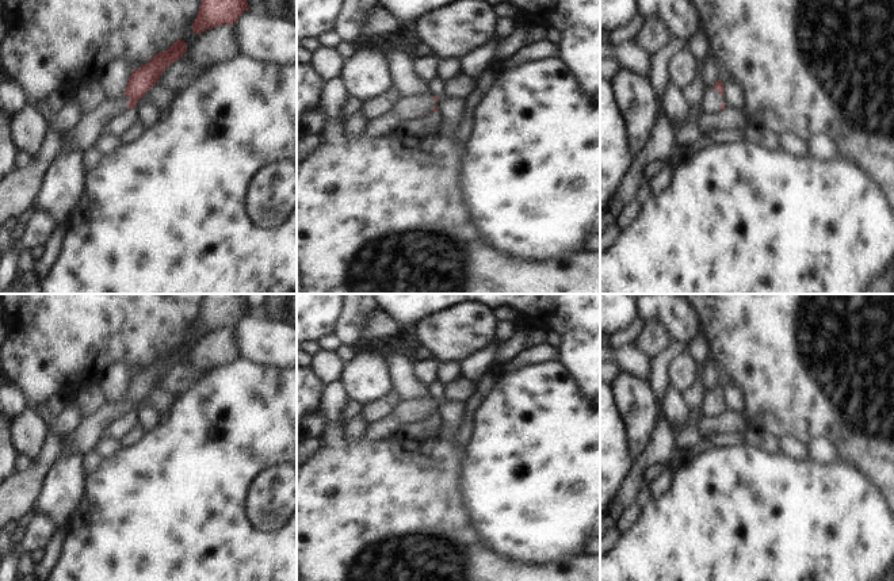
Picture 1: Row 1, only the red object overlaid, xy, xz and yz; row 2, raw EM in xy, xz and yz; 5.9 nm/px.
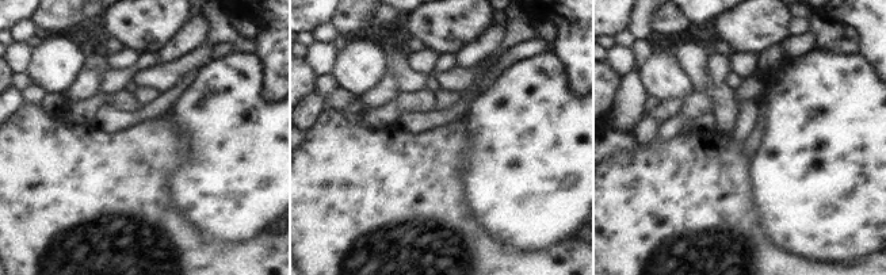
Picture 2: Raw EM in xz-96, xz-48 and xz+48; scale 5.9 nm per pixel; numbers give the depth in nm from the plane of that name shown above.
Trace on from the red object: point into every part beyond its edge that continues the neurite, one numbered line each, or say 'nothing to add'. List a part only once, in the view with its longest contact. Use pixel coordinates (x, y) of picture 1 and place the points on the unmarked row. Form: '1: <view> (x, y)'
1: xy (18, 493)

